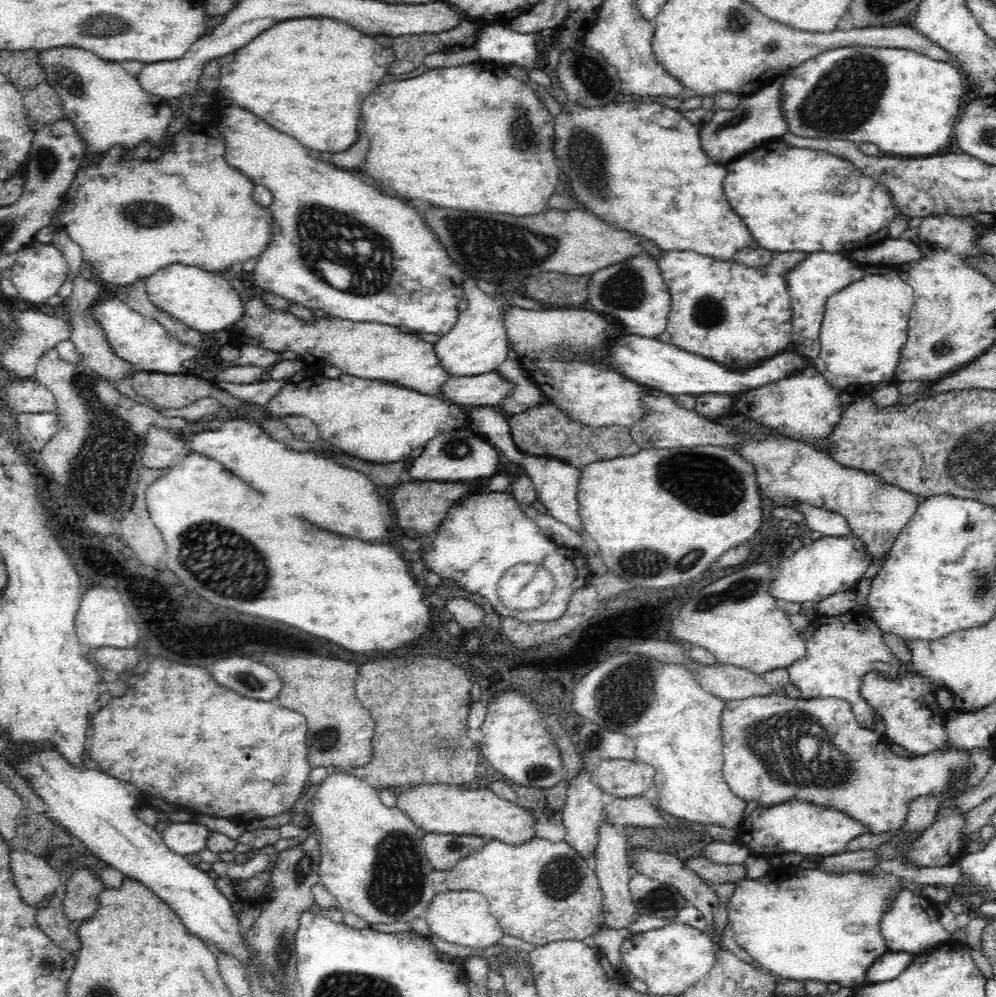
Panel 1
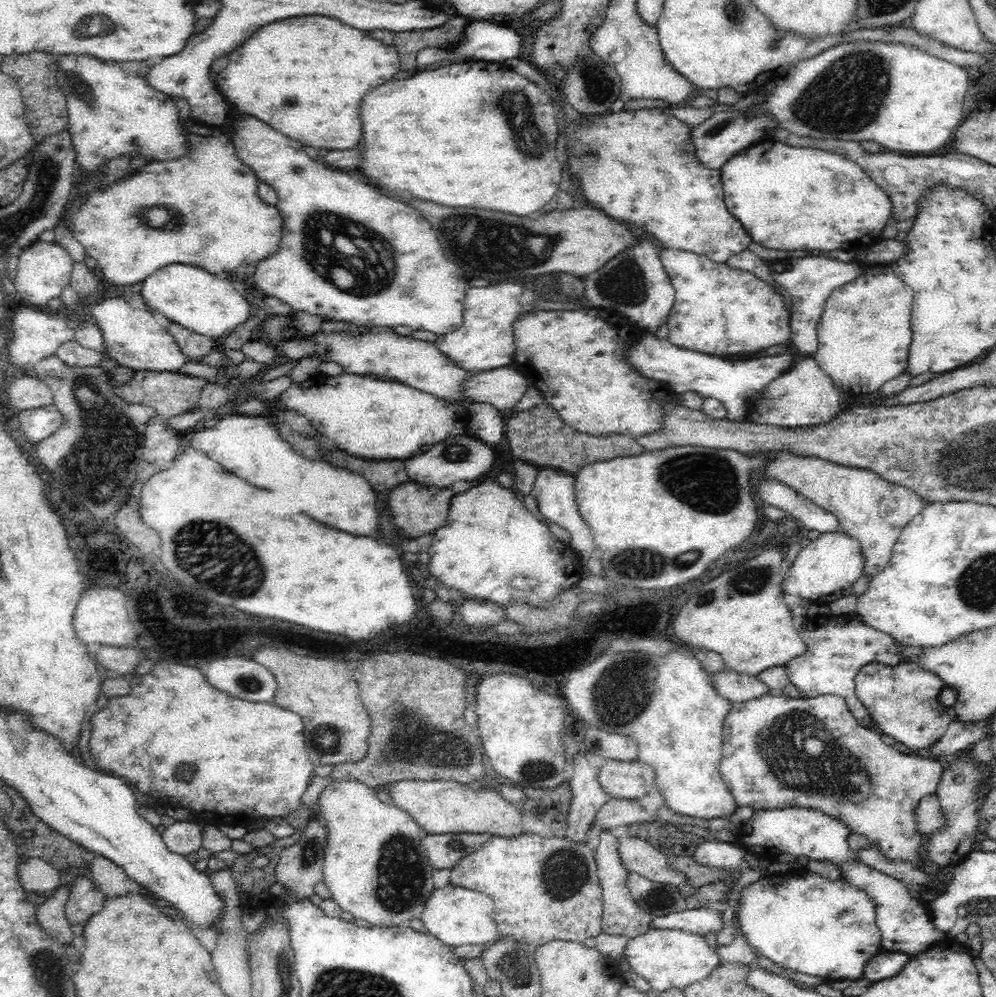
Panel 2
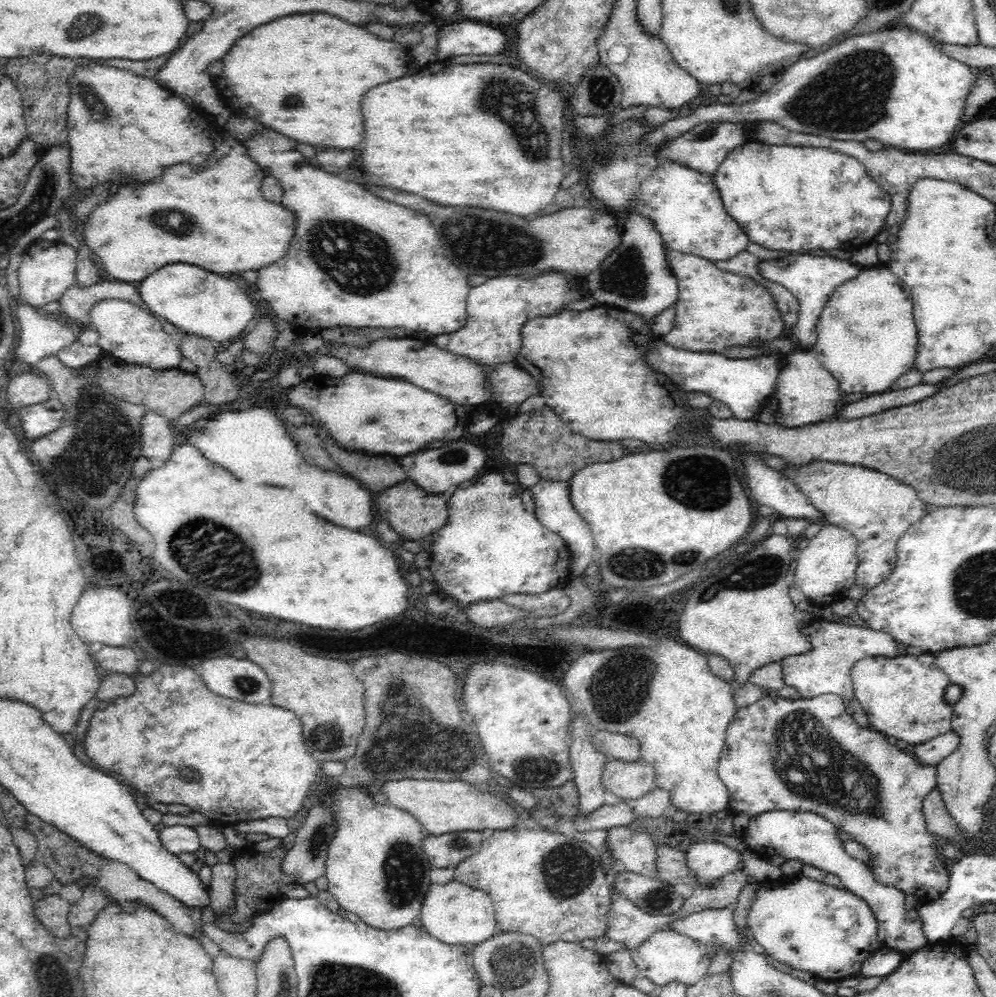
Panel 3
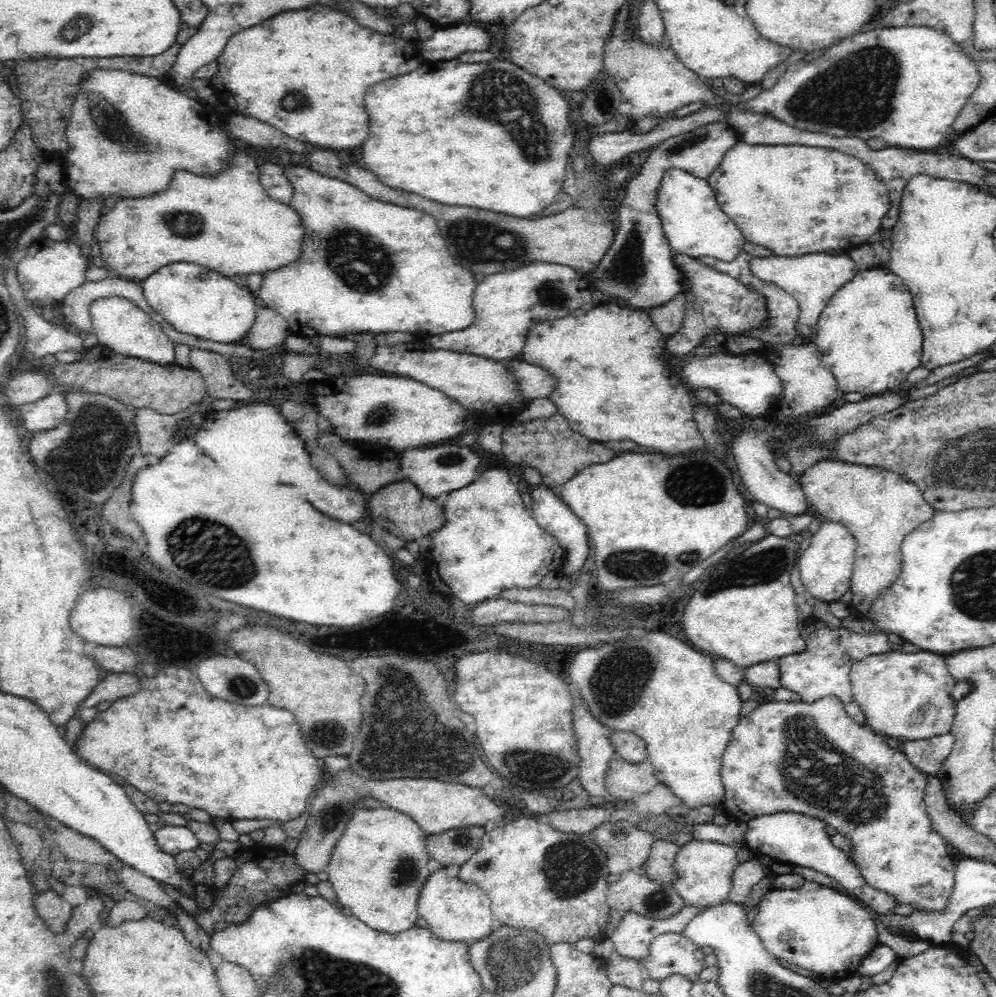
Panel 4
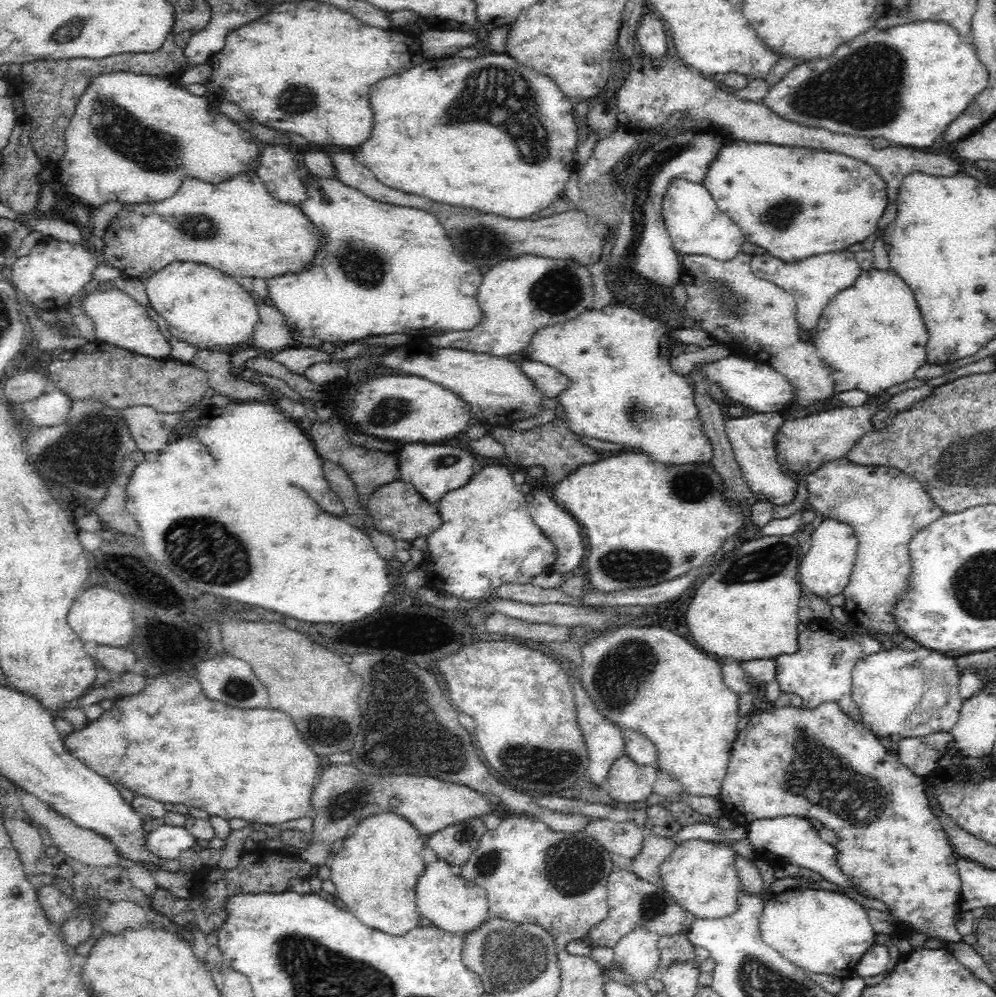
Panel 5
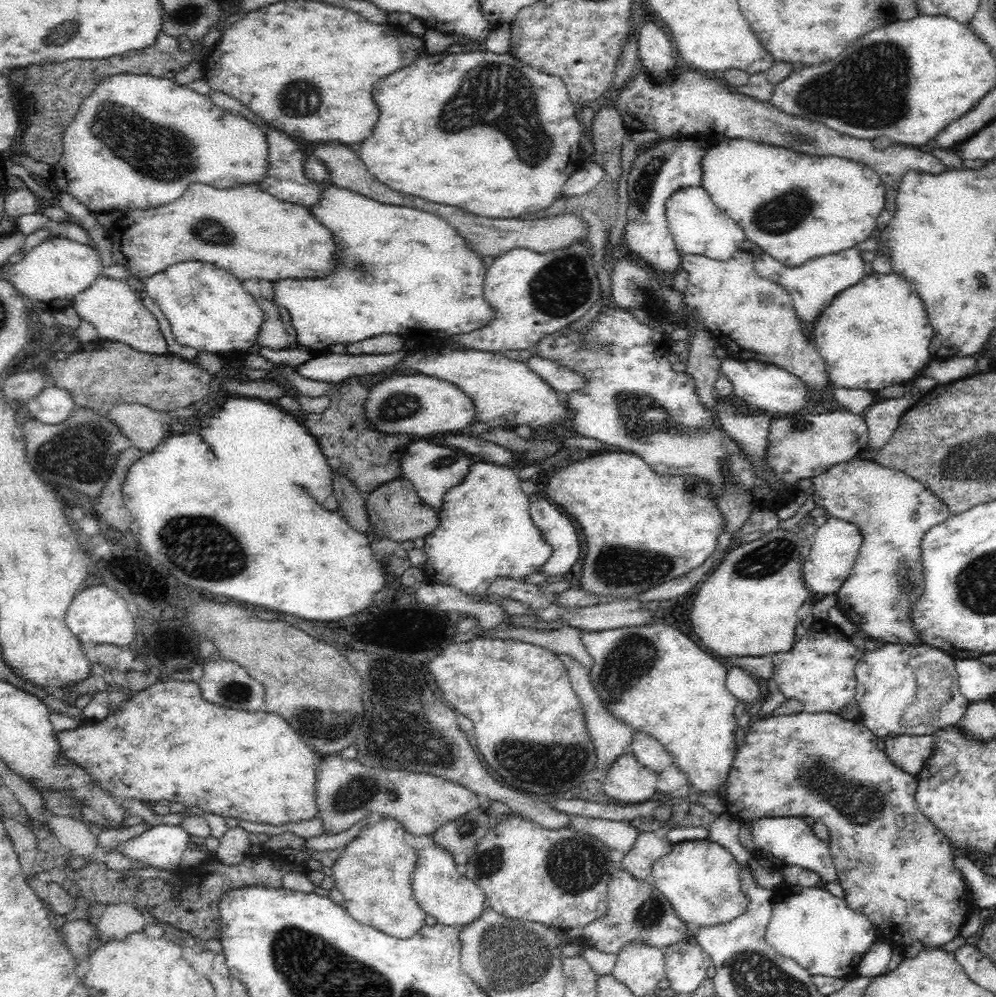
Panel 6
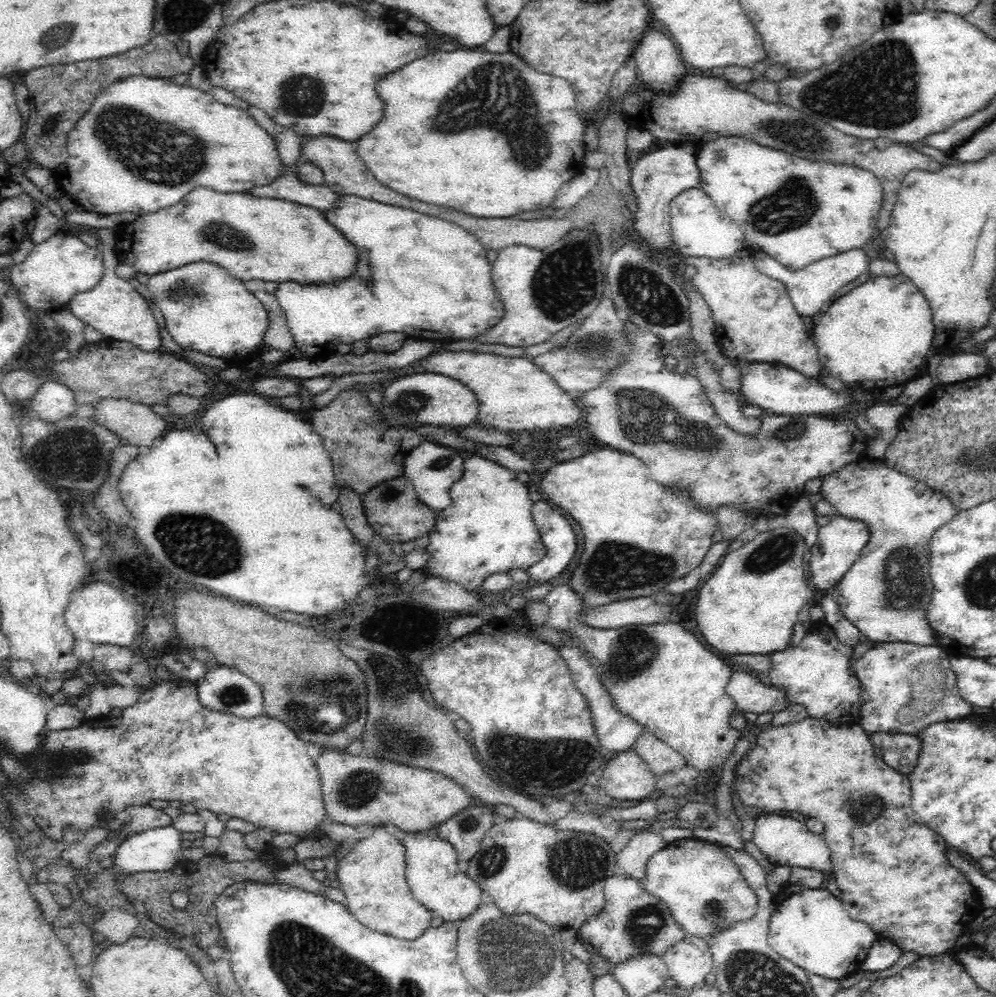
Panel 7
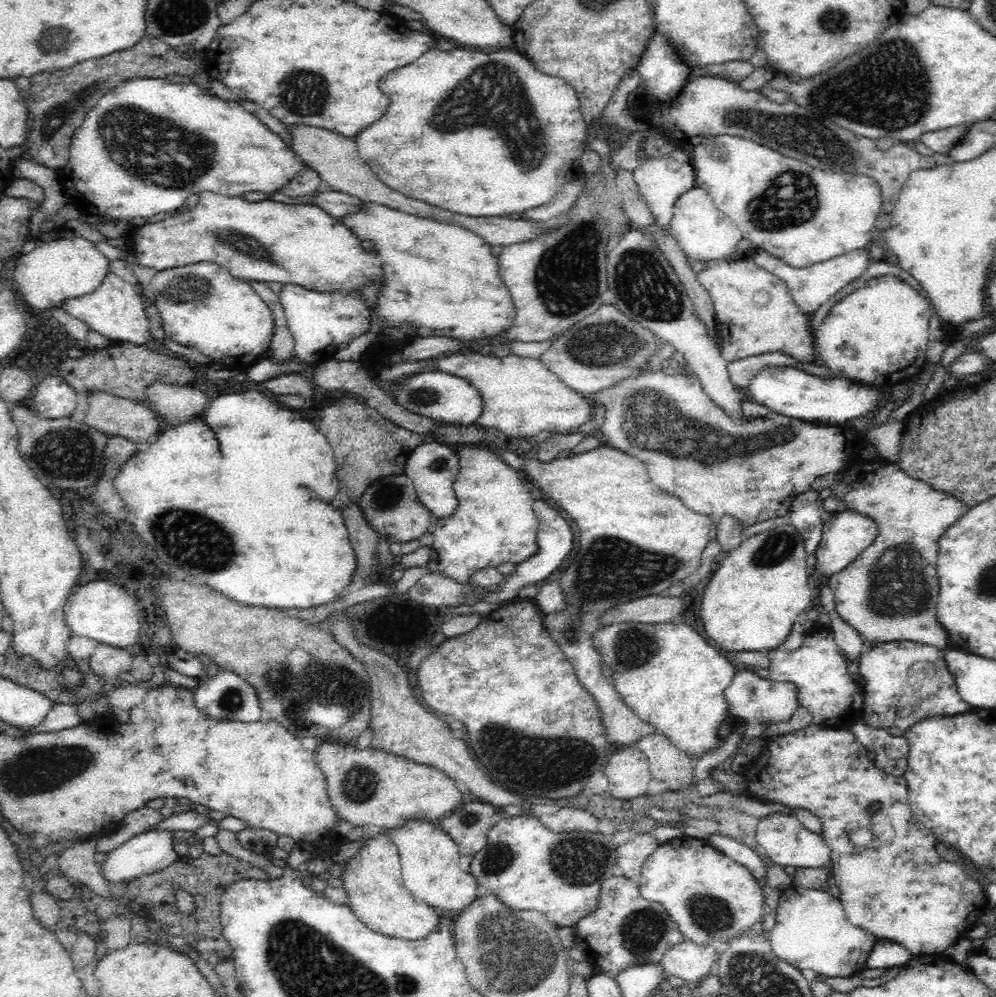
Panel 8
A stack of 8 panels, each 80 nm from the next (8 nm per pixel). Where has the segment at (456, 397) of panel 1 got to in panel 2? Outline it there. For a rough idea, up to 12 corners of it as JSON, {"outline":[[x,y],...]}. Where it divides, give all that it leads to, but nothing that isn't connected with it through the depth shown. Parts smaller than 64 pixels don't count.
{"outline":[[512,365],[466,381],[469,403],[491,404],[503,422],[529,379]]}

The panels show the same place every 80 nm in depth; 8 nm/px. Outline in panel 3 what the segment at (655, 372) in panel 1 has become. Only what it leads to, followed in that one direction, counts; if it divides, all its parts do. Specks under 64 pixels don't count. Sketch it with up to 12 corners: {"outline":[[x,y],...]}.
{"outline":[[662,339],[645,361],[682,392],[754,418],[776,392],[782,354],[729,358]]}

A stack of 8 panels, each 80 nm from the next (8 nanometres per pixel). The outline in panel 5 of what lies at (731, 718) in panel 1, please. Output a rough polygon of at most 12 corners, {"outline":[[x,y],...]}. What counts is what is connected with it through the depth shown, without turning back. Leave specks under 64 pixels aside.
{"outline":[[834,702],[751,715],[738,826],[836,835],[856,902],[959,943],[957,854],[924,779]]}

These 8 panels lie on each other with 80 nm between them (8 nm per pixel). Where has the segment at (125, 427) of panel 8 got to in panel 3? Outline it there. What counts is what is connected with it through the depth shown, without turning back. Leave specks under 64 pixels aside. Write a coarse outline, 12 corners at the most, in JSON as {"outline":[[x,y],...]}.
{"outline":[[151,410],[140,420],[144,457],[166,462],[174,449],[172,421]]}

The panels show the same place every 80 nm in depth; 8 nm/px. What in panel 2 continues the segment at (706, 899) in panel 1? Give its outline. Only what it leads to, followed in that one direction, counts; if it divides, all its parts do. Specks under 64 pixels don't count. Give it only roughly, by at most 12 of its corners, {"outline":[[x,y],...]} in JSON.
{"outline":[[619,839],[628,871],[651,882],[673,884],[687,896],[696,890],[668,867],[666,855],[647,840]]}

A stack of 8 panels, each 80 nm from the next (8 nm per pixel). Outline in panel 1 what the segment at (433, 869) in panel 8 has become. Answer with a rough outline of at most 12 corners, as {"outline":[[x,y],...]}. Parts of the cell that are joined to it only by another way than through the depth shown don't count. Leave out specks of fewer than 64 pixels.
{"outline":[[442,890],[424,912],[432,931],[458,946],[502,938],[488,899]]}

